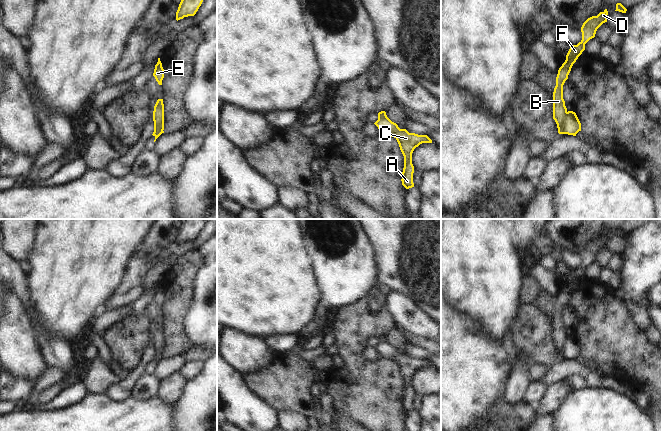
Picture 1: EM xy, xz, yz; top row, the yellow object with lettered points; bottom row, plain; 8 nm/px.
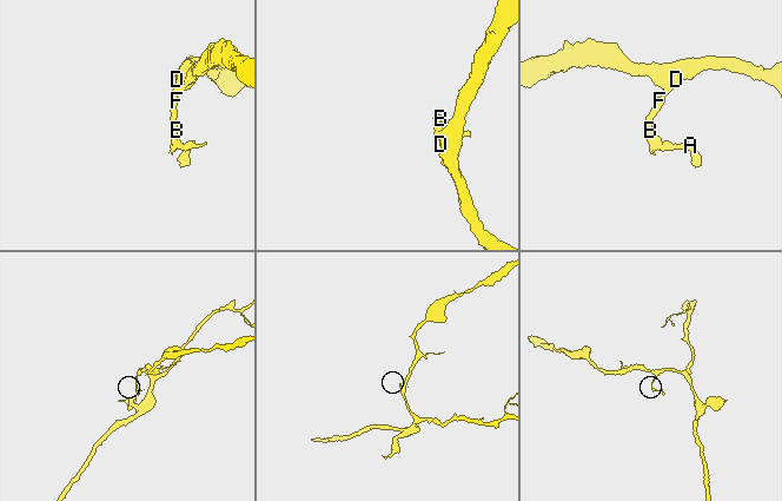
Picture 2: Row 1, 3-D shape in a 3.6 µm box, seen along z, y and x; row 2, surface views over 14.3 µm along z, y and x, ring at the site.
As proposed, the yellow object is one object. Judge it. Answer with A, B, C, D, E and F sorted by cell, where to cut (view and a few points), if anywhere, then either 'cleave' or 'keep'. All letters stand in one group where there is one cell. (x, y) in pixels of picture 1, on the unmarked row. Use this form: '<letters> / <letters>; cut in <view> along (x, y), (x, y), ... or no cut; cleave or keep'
A C / B D E F; cut in yz along (567, 336), (564, 342), (564, 357); cleave

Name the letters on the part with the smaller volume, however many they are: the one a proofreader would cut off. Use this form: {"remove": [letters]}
{"remove": ["A", "C"]}

